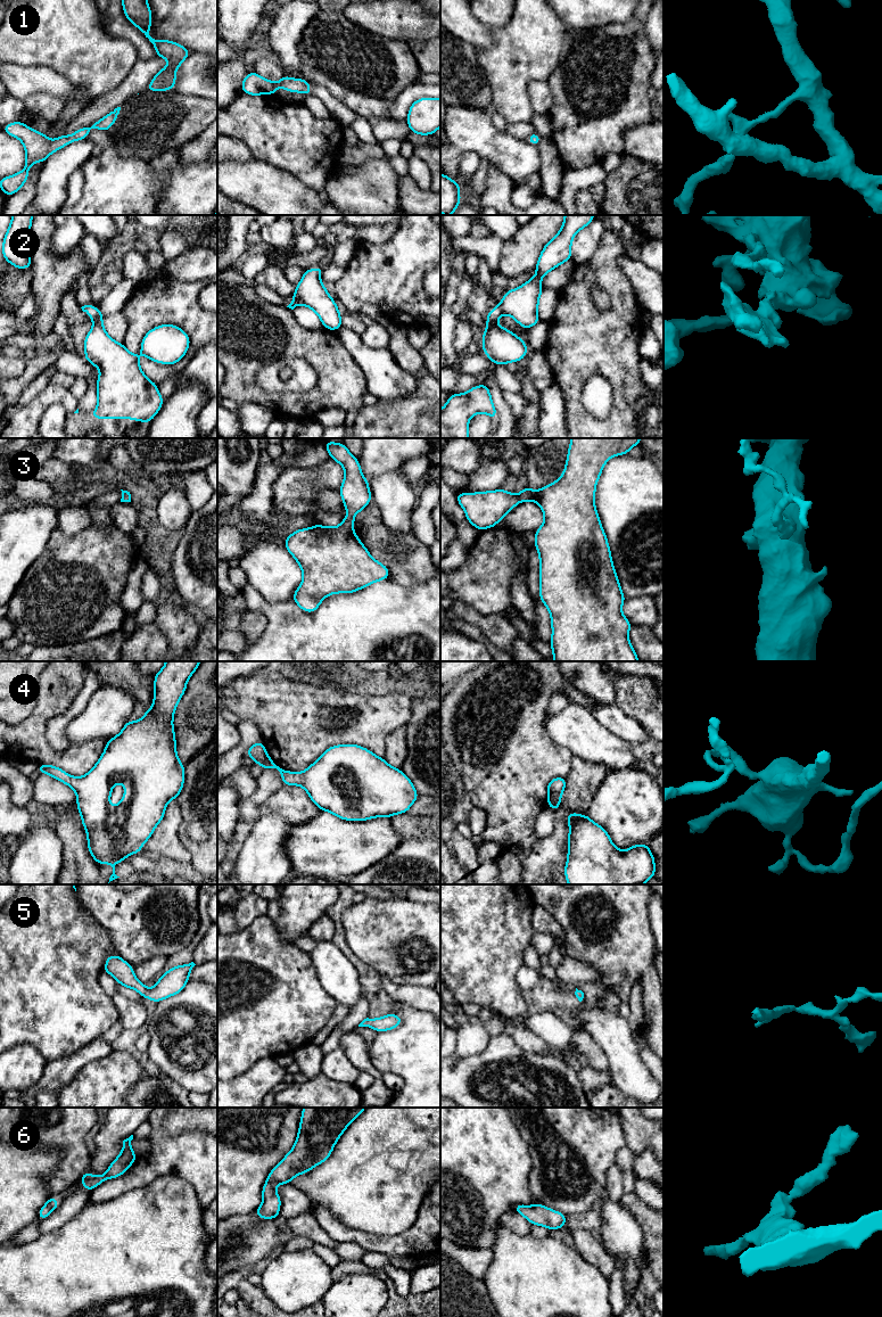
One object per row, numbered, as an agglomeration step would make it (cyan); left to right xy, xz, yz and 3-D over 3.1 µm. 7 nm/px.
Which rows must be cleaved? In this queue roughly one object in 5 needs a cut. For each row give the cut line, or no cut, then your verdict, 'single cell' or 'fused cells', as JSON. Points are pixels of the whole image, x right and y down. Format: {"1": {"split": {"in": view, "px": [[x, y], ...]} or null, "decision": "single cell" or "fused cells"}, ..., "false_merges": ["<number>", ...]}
{"1": {"split": null, "decision": "single cell"}, "2": {"split": null, "decision": "single cell"}, "3": {"split": null, "decision": "single cell"}, "4": {"split": null, "decision": "single cell"}, "5": {"split": null, "decision": "single cell"}, "6": {"split": null, "decision": "single cell"}, "false_merges": []}

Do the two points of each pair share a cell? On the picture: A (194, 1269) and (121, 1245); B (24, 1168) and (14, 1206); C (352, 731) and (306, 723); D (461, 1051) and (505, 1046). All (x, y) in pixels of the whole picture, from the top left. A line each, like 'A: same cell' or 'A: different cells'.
A: same cell
B: same cell
C: same cell
D: different cells

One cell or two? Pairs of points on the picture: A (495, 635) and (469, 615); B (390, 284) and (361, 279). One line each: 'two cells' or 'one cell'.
A: one cell
B: one cell

